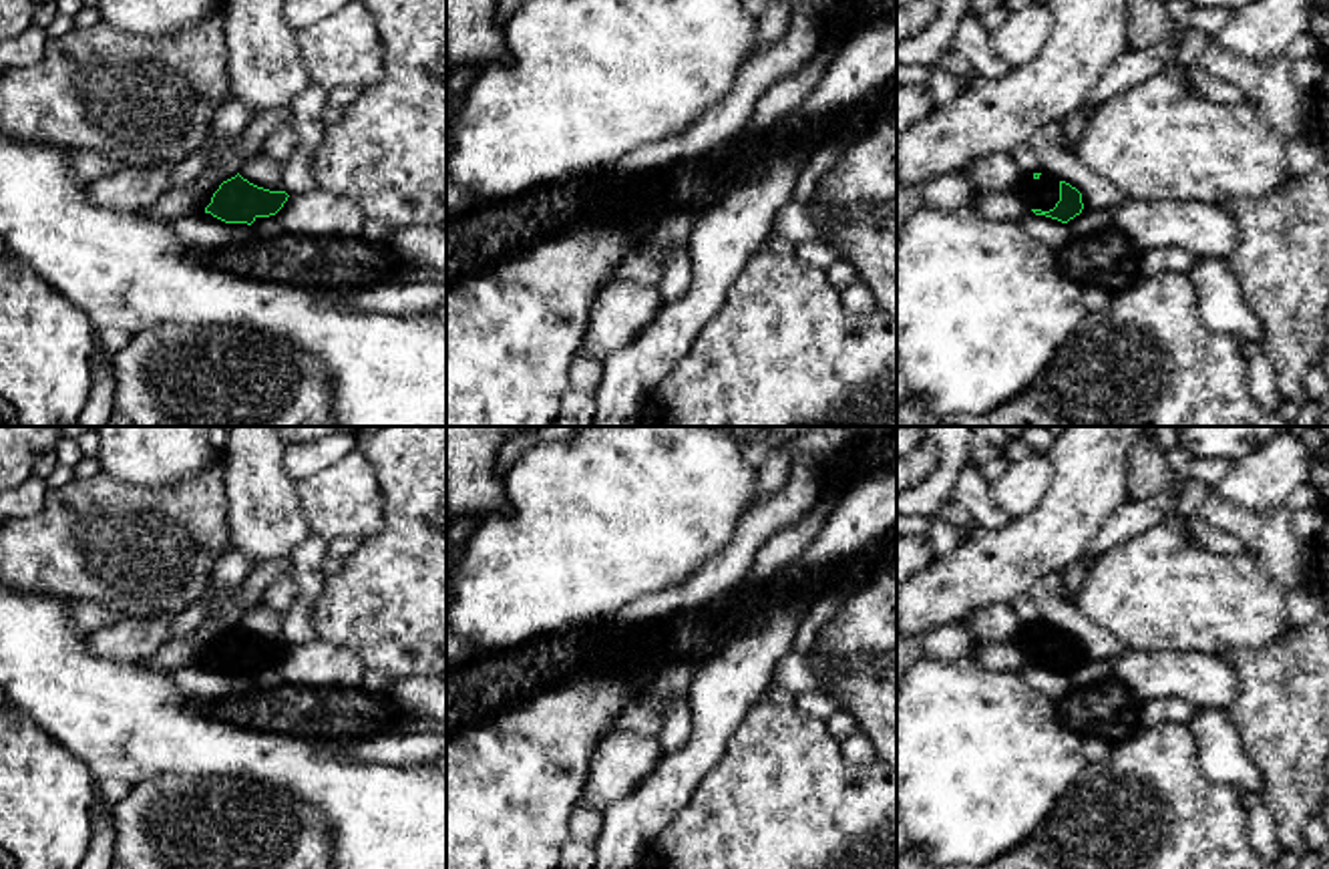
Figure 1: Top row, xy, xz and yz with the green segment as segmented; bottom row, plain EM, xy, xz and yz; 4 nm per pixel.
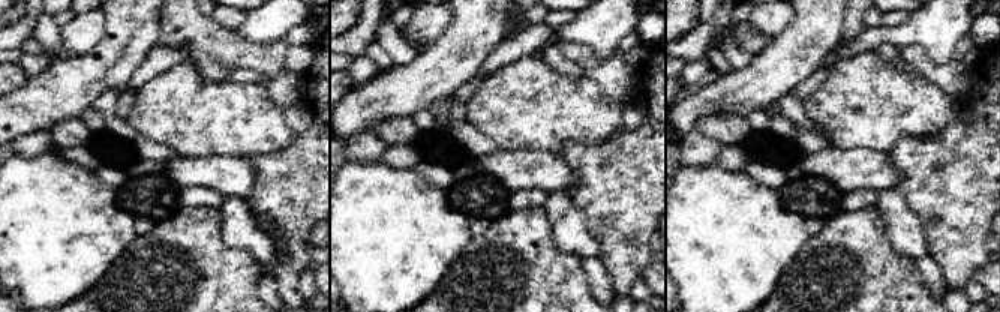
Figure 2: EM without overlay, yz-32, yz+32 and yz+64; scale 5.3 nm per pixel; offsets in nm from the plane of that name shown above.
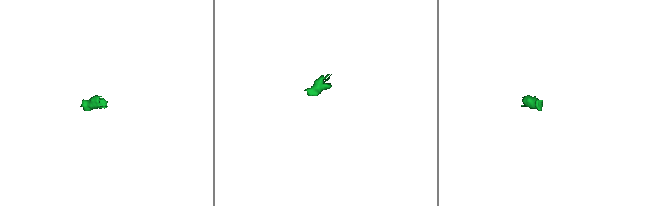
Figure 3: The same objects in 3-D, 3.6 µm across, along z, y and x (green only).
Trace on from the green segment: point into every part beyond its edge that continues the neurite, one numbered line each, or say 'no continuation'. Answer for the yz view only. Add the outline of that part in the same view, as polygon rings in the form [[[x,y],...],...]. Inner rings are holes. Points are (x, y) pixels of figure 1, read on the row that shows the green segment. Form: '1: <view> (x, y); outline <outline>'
1: yz (1042, 194); outline [[[1041,173],[1037,179],[1025,175],[1015,191],[1025,199],[1031,209],[1050,211],[1060,201],[1060,181]]]

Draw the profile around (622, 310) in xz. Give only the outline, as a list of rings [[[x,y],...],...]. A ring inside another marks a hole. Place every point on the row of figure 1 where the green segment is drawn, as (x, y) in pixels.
[[[607,282],[587,314],[581,350],[605,366],[615,350],[631,344],[651,324],[661,306],[657,286]]]

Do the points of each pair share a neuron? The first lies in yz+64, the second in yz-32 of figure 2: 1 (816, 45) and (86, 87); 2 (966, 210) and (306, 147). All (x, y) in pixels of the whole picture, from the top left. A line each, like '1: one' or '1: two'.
1: one
2: one

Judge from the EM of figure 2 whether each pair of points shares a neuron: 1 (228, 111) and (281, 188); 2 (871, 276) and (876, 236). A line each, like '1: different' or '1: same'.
1: different
2: same

